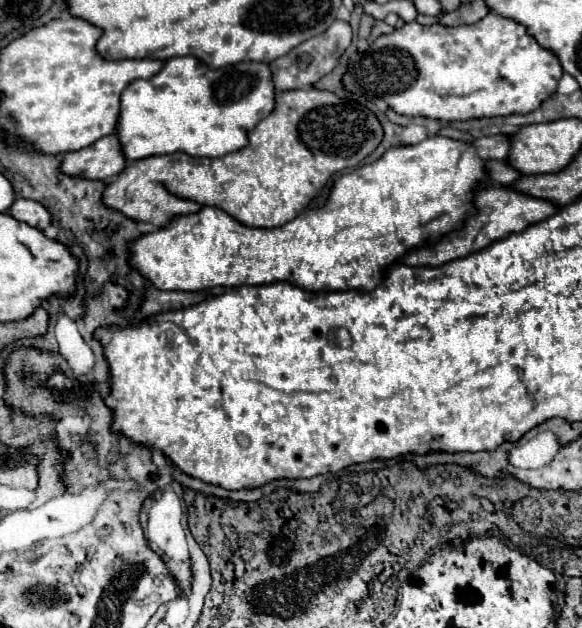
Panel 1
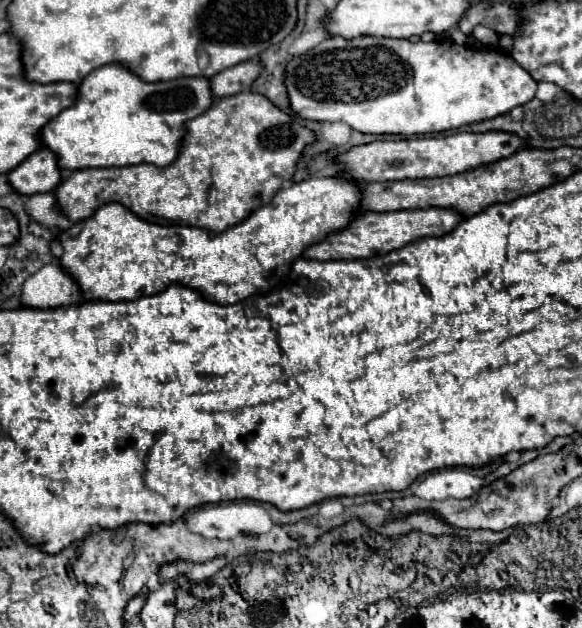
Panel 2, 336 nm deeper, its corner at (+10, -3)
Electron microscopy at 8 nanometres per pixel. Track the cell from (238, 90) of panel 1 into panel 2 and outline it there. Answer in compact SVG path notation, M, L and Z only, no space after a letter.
M109 63L109 65L103 65L103 67L95 69L93 73L89 73L83 79L83 83L79 85L77 103L73 107L69 107L69 109L63 109L55 119L51 119L43 127L41 141L43 141L45 147L49 145L49 149L57 153L59 167L65 169L65 171L77 171L77 169L85 169L85 167L123 167L123 165L139 165L139 163L153 163L157 167L167 167L169 163L173 163L173 159L177 159L177 151L181 151L181 139L185 139L185 123L189 119L209 111L209 107L213 107L213 103L215 103L213 91L209 91L209 79L205 79L205 77L181 77L181 79L163 81L163 83L147 83L139 75L135 75L129 67L125 67L121 63Z

